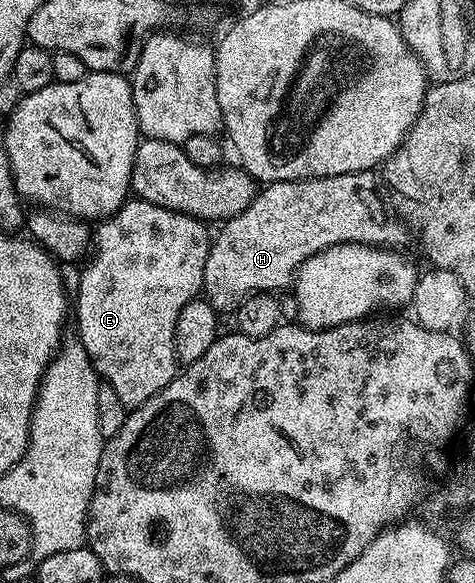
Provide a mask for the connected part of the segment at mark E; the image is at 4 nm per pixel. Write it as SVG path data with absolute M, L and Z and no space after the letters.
M132 197L112 215L99 220L91 232L92 252L75 284L74 315L76 311L78 342L86 349L97 376L107 387L114 389L118 401L130 409L150 401L154 393L166 389L178 374L174 325L178 325L178 313L182 313L190 300L197 298L204 289L206 257L212 247L210 231L208 235L204 227L207 226L203 219L162 209L150 201Z

